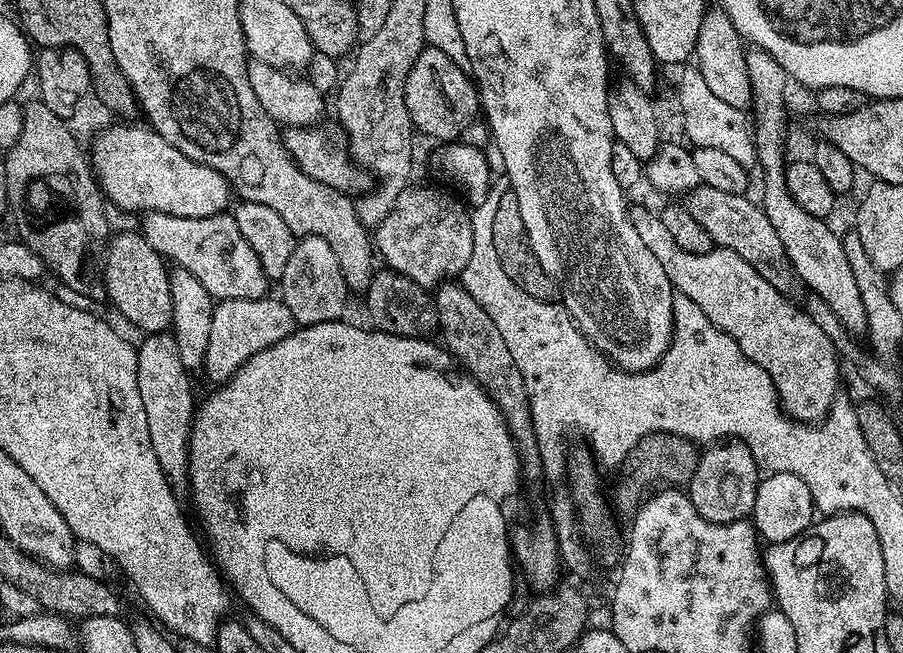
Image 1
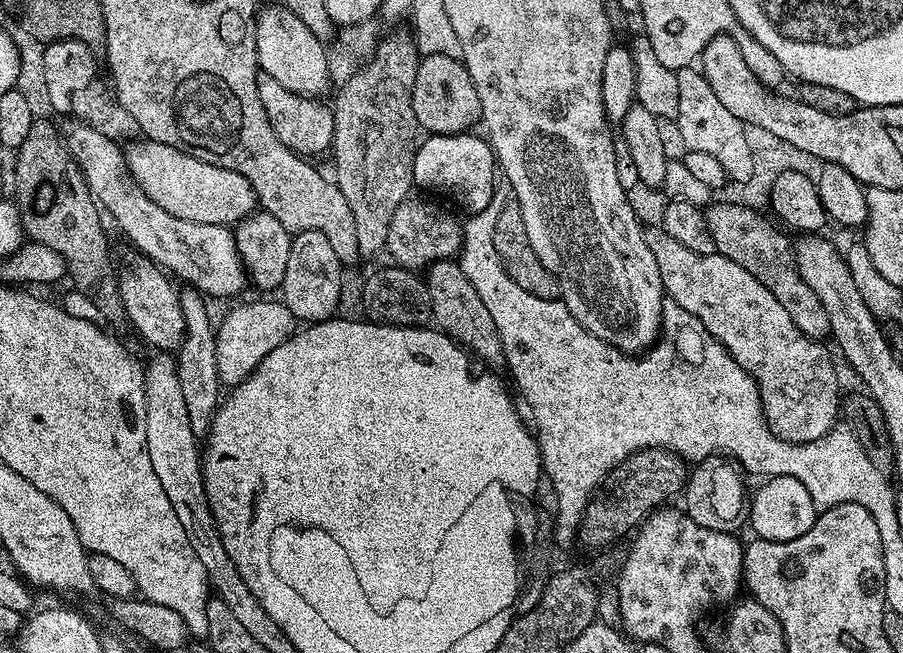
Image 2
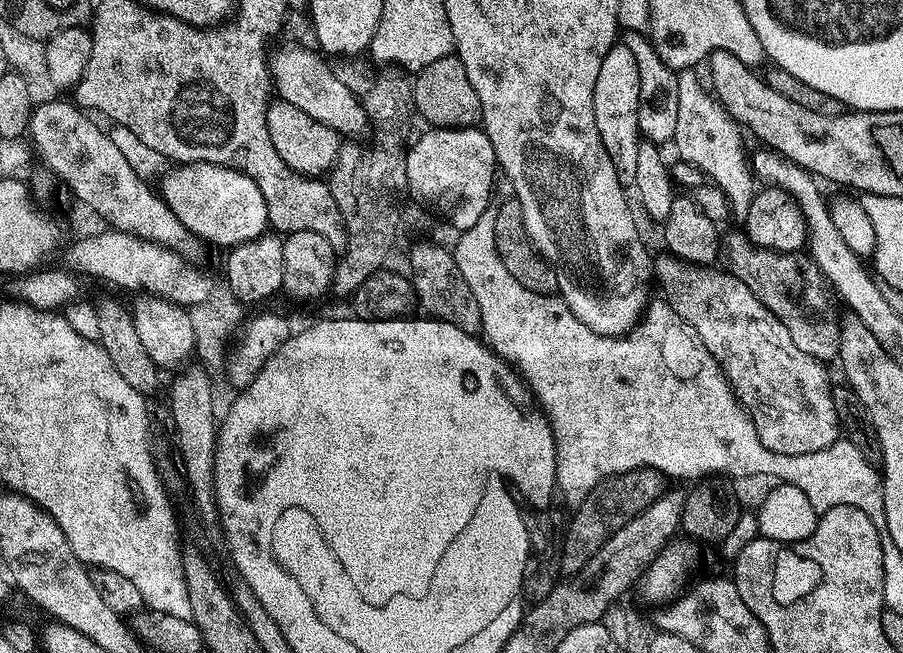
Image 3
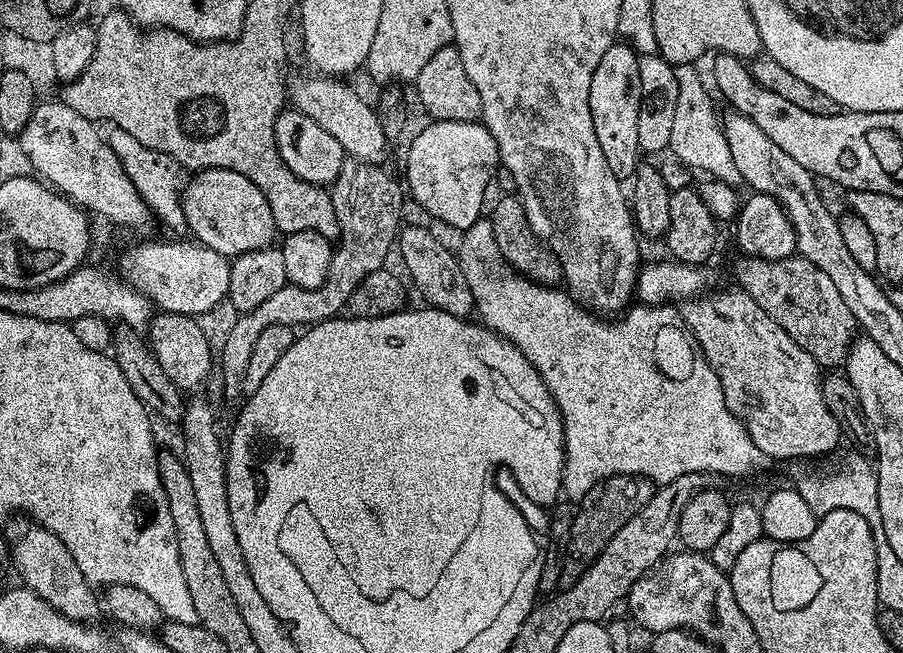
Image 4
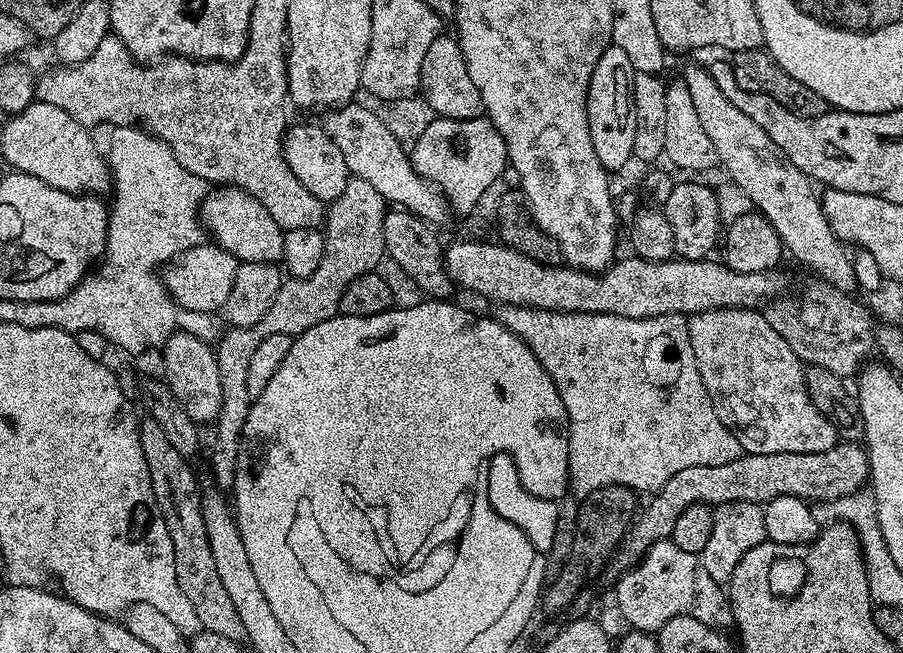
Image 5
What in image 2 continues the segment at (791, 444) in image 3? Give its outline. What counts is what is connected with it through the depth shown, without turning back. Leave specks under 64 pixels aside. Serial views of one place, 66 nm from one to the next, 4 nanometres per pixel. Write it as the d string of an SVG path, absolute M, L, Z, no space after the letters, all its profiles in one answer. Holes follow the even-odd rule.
M656 226L656 228L645 227L644 237L646 238L646 246L650 246L650 254L654 254L654 262L658 262L658 274L662 274L662 286L667 299L673 300L678 306L682 306L682 310L694 314L694 318L698 318L698 322L702 322L702 326L706 326L708 333L732 355L734 362L738 362L738 366L742 366L742 370L746 370L755 378L756 385L760 391L760 401L764 407L764 416L768 419L768 429L778 439L785 440L791 444L805 444L806 442L814 442L818 438L822 438L831 428L837 427L838 413L842 408L842 396L841 393L836 393L840 388L840 380L836 377L836 368L832 365L831 354L820 345L823 343L819 339L804 336L800 333L798 326L794 326L794 320L790 318L790 314L786 314L786 309L782 306L782 302L778 302L778 298L774 298L774 294L770 294L770 290L766 290L766 286L762 286L762 282L758 282L758 278L754 278L754 274L750 274L750 270L742 270L742 266L738 266L738 262L730 262L730 258L721 256L717 251L705 256L694 254L694 250L686 250L686 246L682 246L682 242L677 242L675 238L670 238L670 234L665 232L663 227L660 226Z

